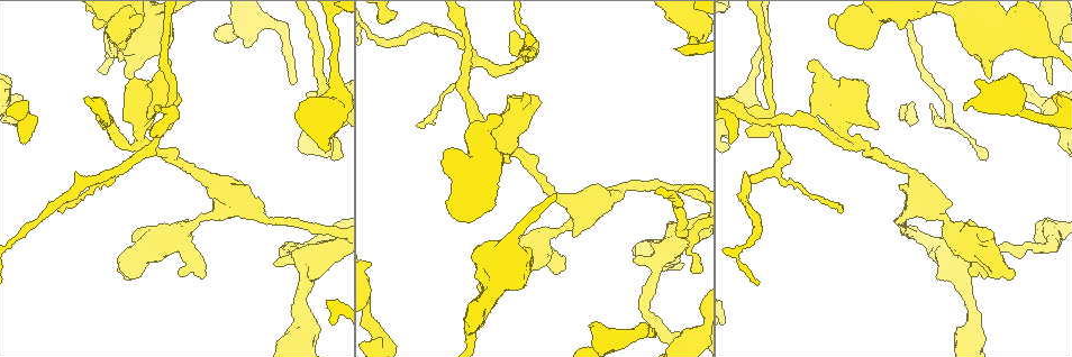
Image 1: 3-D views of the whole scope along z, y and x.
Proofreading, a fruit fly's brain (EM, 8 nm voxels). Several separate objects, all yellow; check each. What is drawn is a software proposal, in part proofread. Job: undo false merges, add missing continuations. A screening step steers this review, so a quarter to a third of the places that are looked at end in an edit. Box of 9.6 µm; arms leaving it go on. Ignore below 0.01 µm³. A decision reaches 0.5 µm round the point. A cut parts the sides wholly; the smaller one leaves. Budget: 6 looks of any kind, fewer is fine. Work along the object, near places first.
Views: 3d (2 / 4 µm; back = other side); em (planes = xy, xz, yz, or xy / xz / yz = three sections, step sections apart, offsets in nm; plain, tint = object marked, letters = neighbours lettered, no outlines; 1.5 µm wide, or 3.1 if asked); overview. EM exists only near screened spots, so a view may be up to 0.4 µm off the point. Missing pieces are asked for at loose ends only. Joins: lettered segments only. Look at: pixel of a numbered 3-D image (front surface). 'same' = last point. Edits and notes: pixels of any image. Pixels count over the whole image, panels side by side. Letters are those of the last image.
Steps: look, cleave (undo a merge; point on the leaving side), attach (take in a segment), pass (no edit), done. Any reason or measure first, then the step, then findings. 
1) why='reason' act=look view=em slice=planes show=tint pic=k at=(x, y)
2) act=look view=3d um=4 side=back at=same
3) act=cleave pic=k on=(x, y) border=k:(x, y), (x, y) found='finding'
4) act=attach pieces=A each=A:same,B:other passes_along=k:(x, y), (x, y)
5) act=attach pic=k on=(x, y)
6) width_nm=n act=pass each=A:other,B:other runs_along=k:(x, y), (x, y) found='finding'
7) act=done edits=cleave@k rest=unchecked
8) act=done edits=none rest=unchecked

why='tapers out' act=look view=3d um=4 side=back pic=1 at=(422, 128)

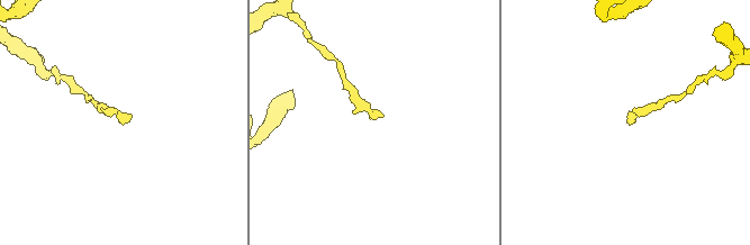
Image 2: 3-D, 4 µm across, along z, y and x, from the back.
act=look view=em slice=yz step=4 show=tint pic=2 at=(374, 119)

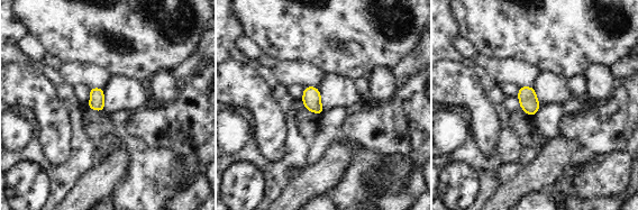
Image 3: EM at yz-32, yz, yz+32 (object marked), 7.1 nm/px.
act=look view=em slice=xz step=4 show=letters at=same

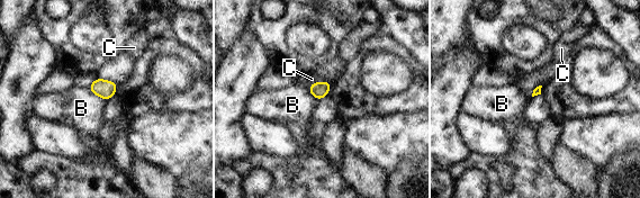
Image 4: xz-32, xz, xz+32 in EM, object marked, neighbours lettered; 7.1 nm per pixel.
act=pass each=B:other,C:other border=4:(88, 86), (93, 93), (106, 101) found='none of them fits'

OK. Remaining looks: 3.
why='thin end' act=look view=em slice=planes show=plain pic=1 at=(906, 106)

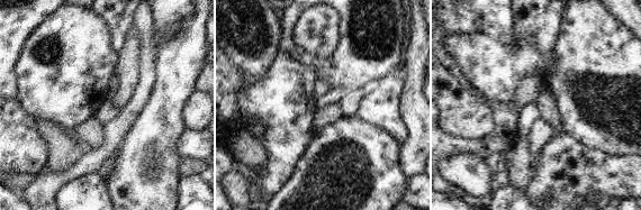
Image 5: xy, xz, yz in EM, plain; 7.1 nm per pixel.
why='see the neighbours' act=look view=em slice=planes show=letters at=same

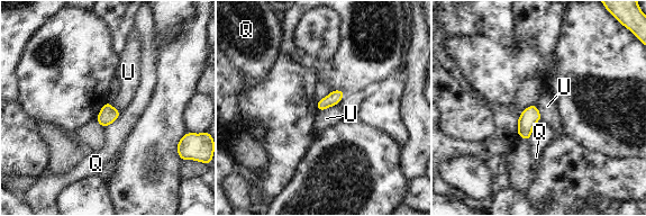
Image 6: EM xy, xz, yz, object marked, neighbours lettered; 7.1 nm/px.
longest_contact=U:170nm act=pass each=Q:other,U:other border=6:(338, 102), (318, 111) found='no lettered segment goes on from it'

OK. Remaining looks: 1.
why='stops while still wide' act=look view=em slice=planes show=letters pic=1 at=(1012, 271)

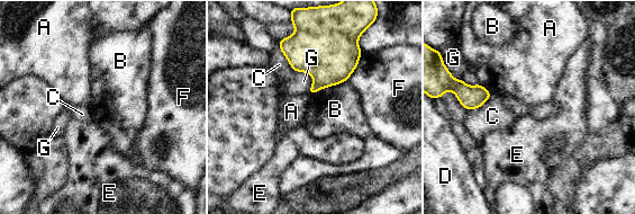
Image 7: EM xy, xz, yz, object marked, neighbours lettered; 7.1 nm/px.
longest_contact=B:280nm act=pass each=A:other,B:other,C:other,D:other,E:other,F:other,G:other border=7:(345, 81), (321, 88), (310, 95) found='no lettered segment goes on from it'

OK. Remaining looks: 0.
act=done edits=none rest=unchecked

